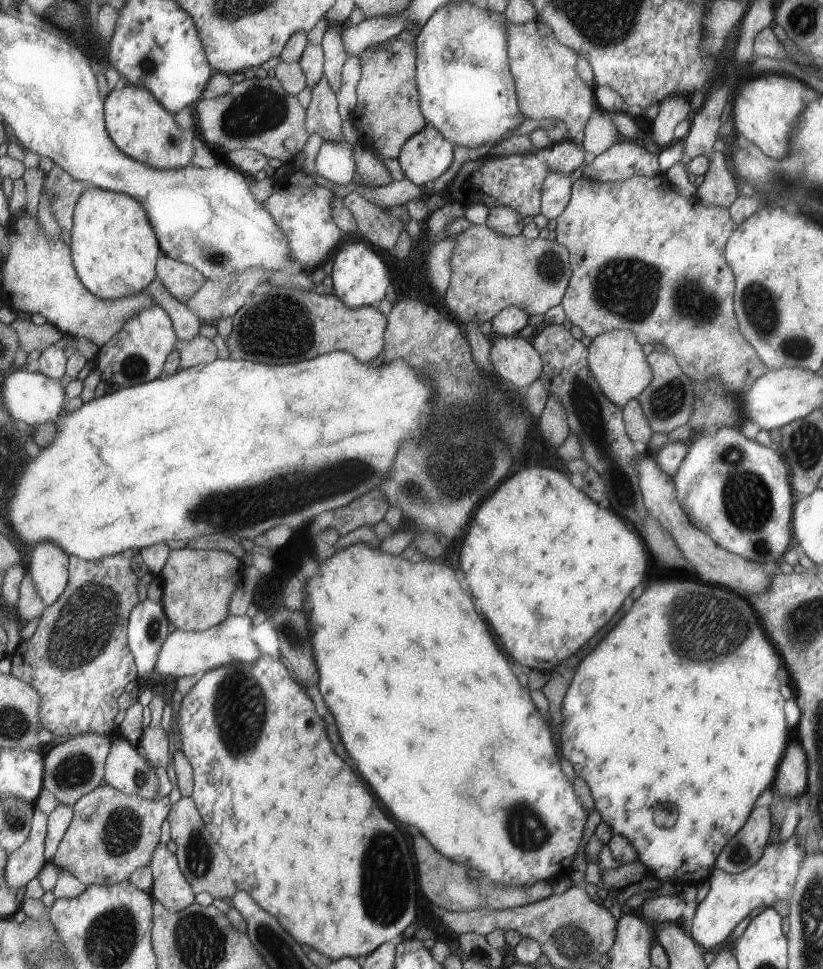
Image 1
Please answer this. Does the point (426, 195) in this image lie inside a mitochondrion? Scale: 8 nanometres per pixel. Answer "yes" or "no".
no

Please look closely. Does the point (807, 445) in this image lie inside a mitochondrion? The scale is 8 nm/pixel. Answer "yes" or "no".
yes

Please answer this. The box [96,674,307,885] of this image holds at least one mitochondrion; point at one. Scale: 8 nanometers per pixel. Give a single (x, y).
(123, 830)

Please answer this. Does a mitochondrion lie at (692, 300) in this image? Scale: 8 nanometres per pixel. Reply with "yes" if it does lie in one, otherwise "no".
yes

